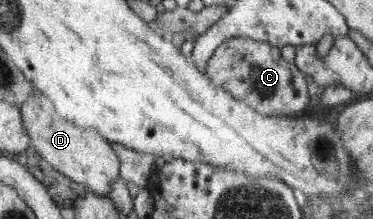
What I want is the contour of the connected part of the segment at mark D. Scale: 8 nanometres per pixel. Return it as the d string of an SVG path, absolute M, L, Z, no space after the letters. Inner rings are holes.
M36 87L30 98L20 107L33 148L46 162L73 181L86 185L90 193L99 197L109 197L113 182L121 178L121 159L113 148L113 143L94 127L80 126L60 115L54 107L54 102Z

